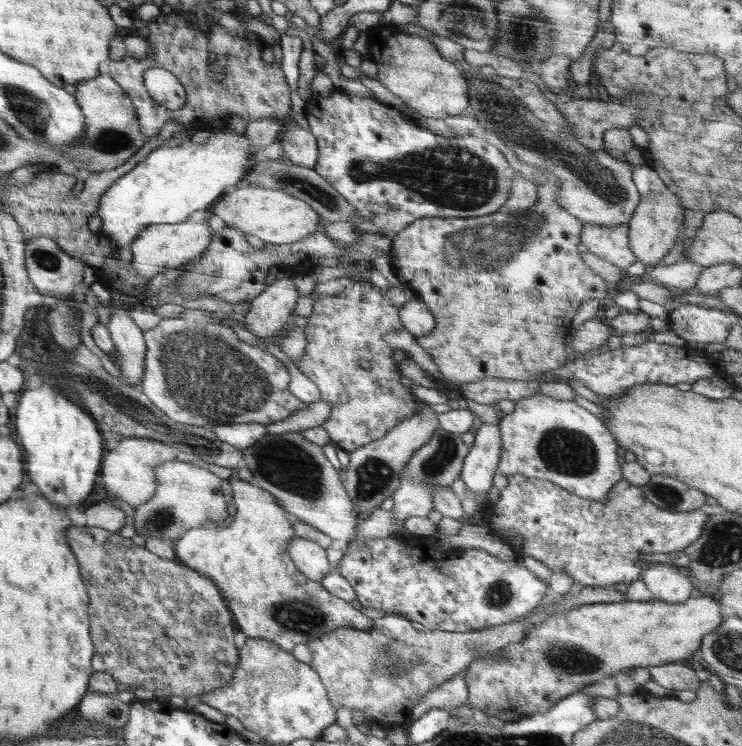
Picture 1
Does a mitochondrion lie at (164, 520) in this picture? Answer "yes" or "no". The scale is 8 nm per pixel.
yes

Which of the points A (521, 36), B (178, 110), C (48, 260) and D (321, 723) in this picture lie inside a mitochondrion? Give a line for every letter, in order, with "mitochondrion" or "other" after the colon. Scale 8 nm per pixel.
A: mitochondrion
B: other
C: mitochondrion
D: other

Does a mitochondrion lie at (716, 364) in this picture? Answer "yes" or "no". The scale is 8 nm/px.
no

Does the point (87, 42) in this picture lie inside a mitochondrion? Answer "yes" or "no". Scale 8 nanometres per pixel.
no

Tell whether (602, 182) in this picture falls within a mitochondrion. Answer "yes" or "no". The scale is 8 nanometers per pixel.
yes

